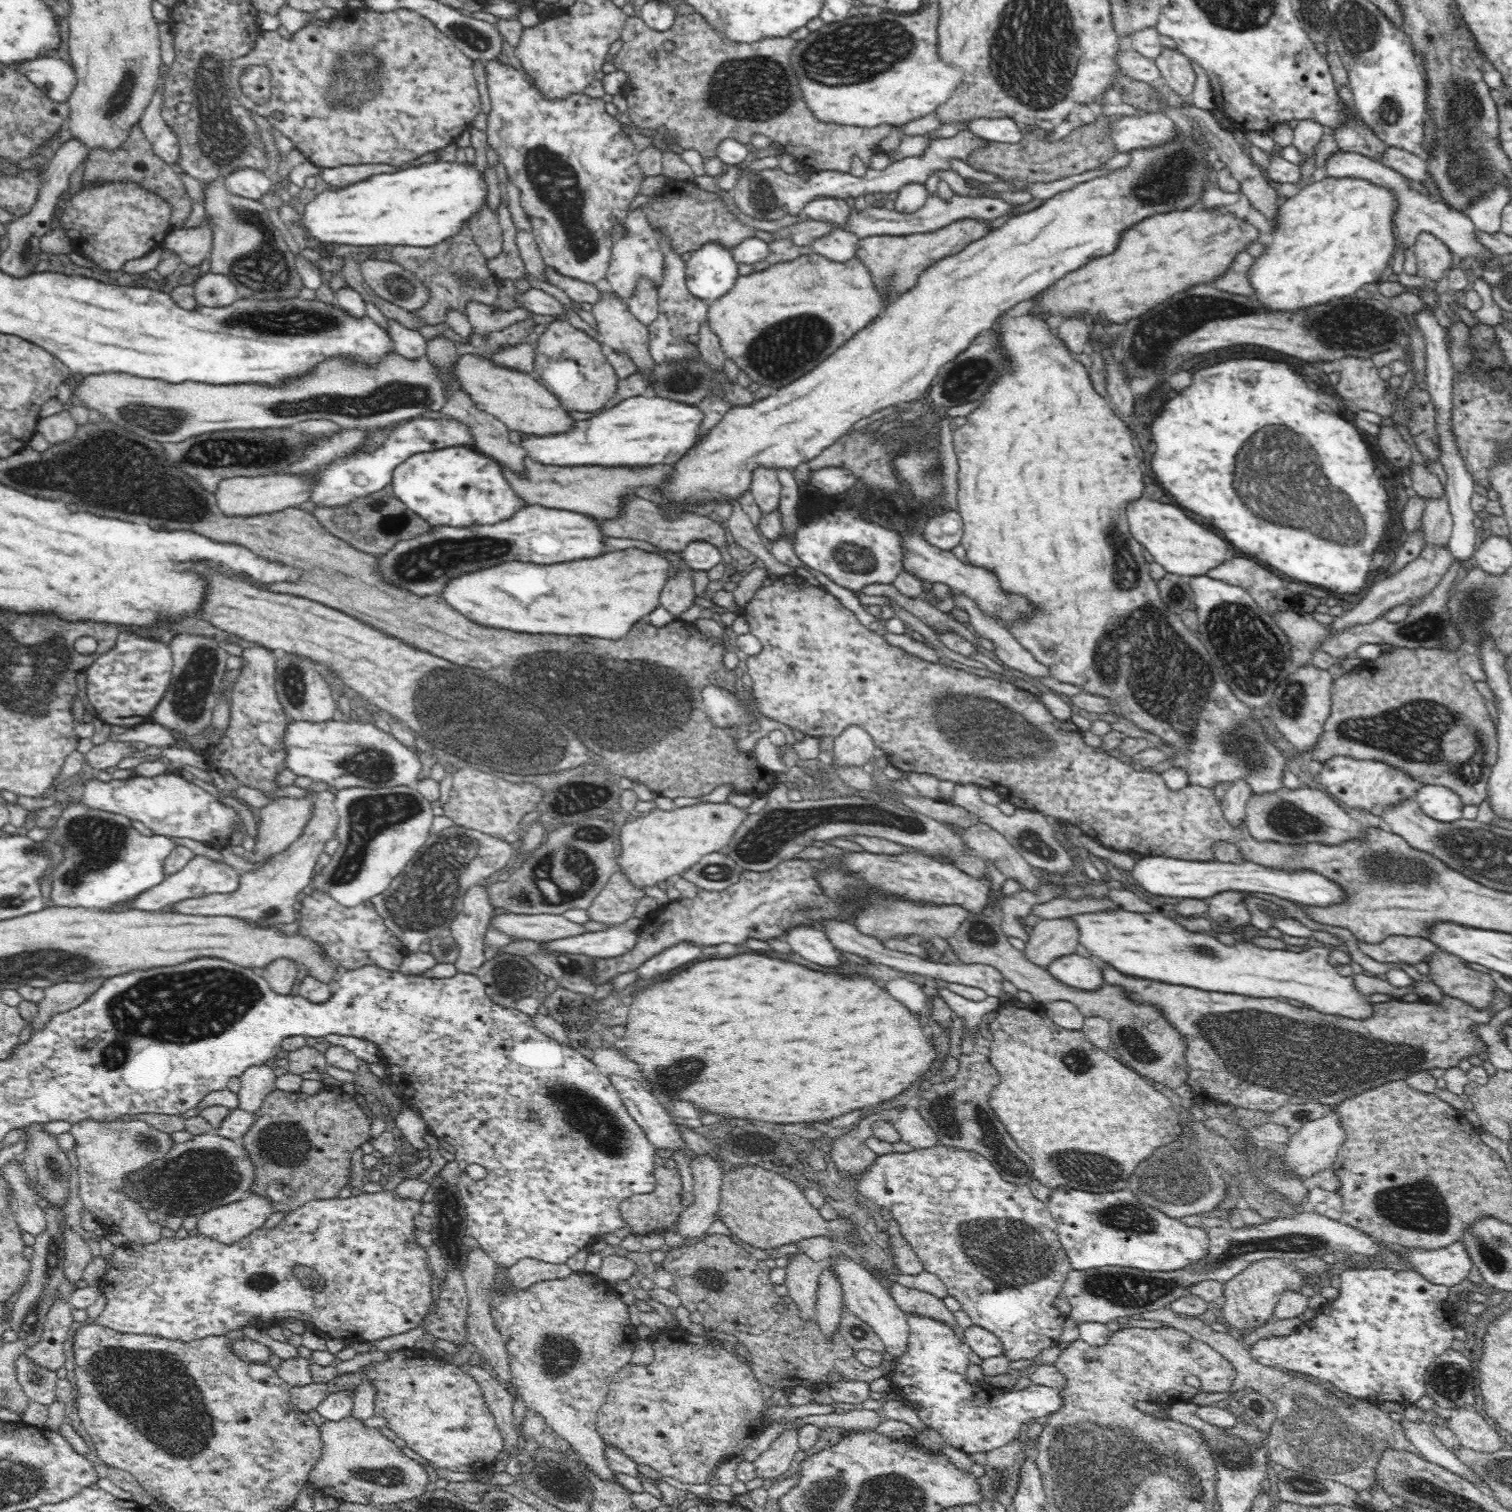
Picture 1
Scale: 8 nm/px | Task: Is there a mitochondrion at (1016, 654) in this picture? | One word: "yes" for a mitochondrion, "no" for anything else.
no

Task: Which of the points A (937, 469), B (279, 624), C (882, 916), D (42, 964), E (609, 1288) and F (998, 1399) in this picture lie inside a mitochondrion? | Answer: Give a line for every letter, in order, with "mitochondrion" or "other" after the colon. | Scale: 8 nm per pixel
A: other
B: other
C: mitochondrion
D: mitochondrion
E: other
F: other

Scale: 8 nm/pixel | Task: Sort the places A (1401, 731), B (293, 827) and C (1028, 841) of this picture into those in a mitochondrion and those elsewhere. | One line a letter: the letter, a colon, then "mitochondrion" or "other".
A: mitochondrion
B: other
C: mitochondrion

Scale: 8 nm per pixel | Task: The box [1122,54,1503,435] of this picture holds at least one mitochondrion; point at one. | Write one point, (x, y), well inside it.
(1471, 166)

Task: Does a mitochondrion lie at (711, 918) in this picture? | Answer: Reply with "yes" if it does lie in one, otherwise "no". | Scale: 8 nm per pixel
no

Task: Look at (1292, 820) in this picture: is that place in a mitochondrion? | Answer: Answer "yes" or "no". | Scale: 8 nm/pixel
yes

